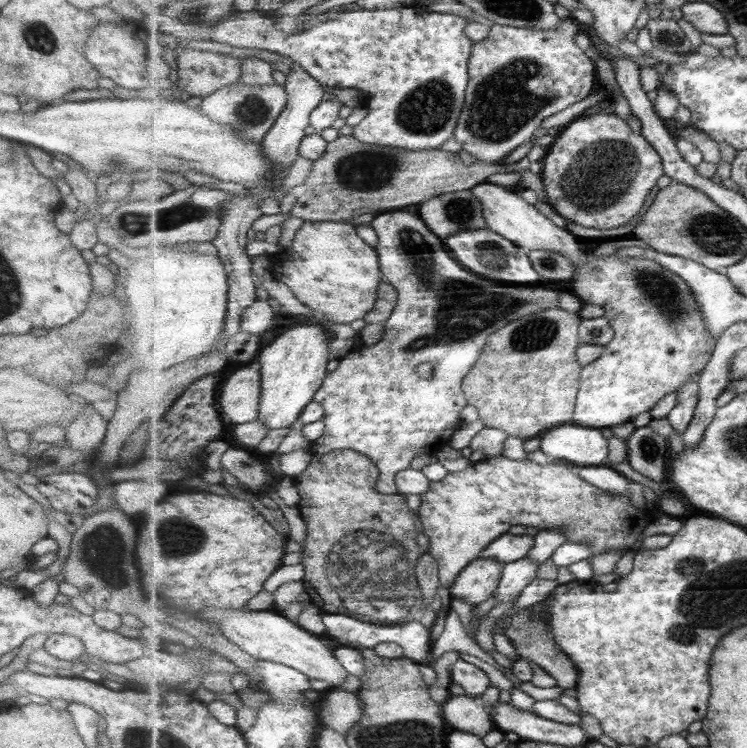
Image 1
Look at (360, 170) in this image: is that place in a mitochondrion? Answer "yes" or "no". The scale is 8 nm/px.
yes

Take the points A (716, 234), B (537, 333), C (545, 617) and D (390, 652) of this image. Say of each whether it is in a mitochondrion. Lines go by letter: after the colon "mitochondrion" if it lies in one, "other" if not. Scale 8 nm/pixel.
A: mitochondrion
B: mitochondrion
C: other
D: other

